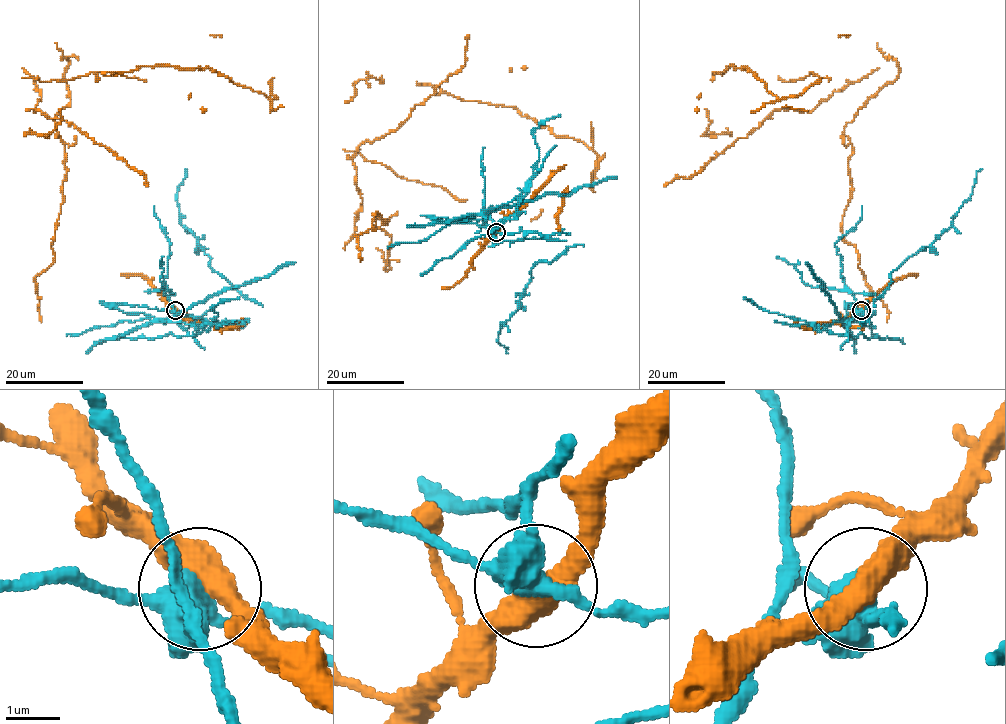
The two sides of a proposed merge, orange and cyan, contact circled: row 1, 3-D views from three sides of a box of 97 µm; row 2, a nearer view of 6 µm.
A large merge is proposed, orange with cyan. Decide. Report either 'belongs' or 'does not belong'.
does not belong

